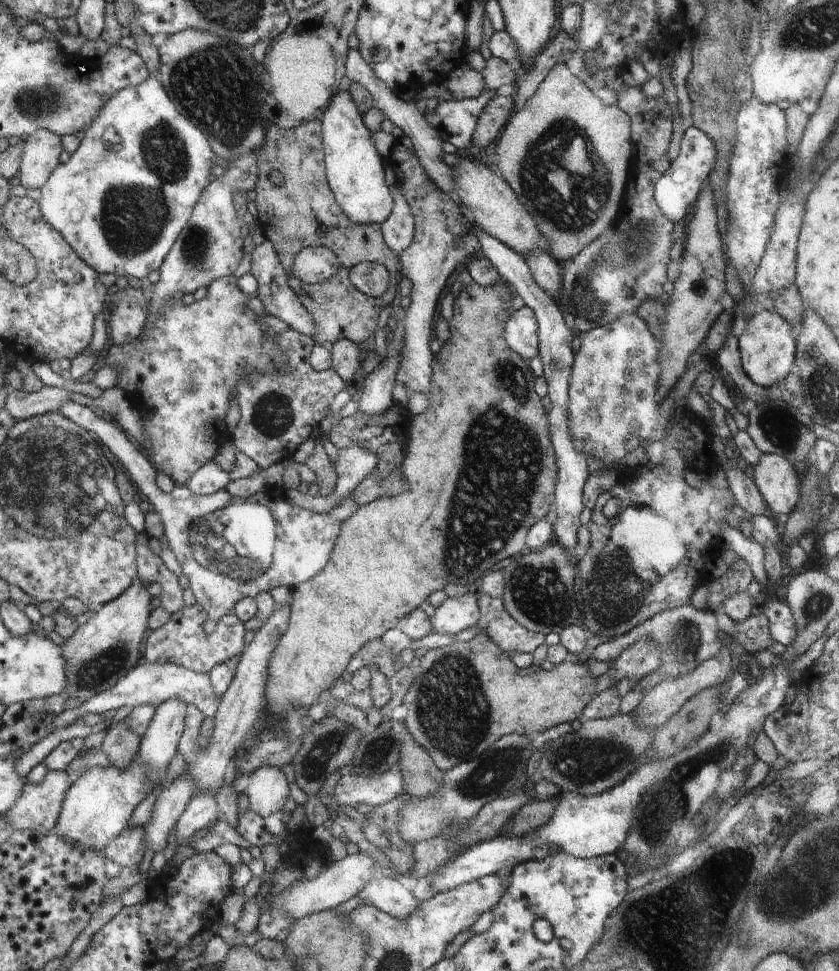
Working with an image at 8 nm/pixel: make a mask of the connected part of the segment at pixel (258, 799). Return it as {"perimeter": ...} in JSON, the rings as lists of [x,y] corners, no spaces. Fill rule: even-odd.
{"perimeter":[[[263,766],[252,771],[243,781],[242,789],[248,795],[249,808],[261,817],[282,811],[289,796],[289,783],[282,769]]]}

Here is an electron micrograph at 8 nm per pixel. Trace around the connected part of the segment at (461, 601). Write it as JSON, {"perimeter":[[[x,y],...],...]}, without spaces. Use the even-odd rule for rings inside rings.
{"perimeter":[[[476,588],[456,598],[448,597],[430,617],[432,632],[460,637],[469,633],[480,616],[479,596]]]}

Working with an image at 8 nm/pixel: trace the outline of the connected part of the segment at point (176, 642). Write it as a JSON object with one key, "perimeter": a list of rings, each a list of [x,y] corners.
{"perimeter":[[[197,603],[194,606],[184,605],[178,612],[172,613],[166,624],[152,631],[145,648],[146,660],[149,663],[170,662],[183,666],[197,673],[209,673],[214,665],[220,664],[233,656],[240,656],[244,649],[244,634],[247,630],[235,612],[221,616],[217,622],[212,622],[207,612]]]}

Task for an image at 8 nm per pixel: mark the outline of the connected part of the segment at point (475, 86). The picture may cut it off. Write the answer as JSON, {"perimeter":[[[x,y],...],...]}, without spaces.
{"perimeter":[[[464,64],[455,70],[444,86],[452,92],[454,99],[465,99],[482,95],[486,90],[486,80],[483,73]]]}

